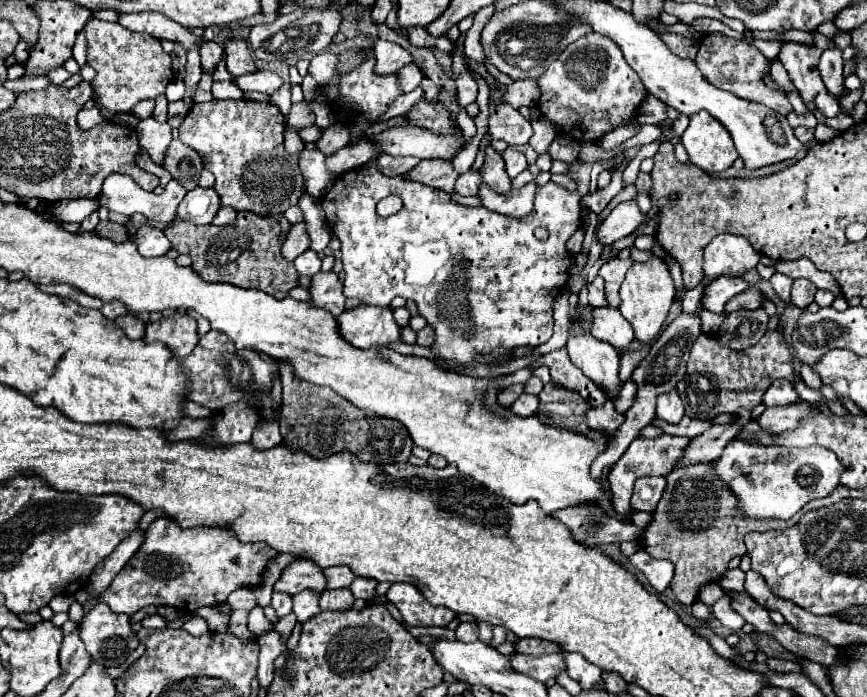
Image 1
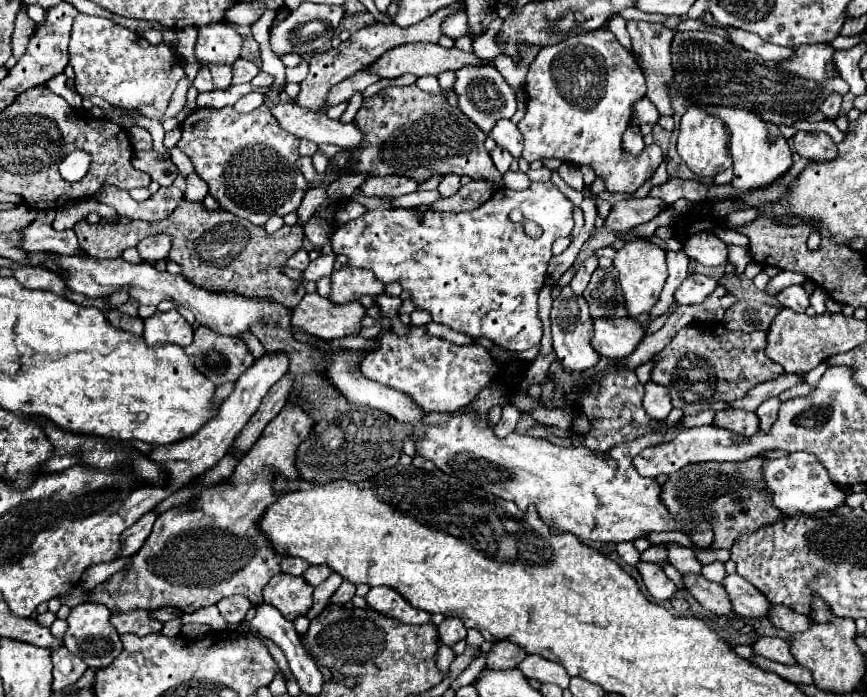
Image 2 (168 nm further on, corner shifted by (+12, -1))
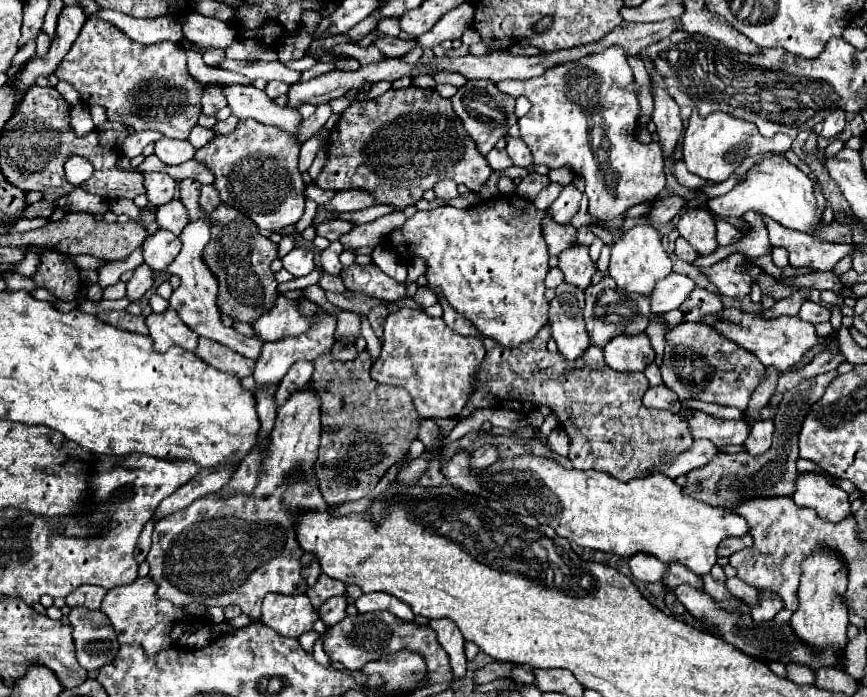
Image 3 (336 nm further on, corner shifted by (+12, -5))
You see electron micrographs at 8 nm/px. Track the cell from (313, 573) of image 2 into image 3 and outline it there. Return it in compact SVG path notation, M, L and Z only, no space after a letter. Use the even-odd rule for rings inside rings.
M311 561L307 567L301 569L301 575L303 575L303 579L307 581L307 585L313 585L313 583L317 581L317 577L321 575L321 567L319 567L319 563L317 563L317 561Z

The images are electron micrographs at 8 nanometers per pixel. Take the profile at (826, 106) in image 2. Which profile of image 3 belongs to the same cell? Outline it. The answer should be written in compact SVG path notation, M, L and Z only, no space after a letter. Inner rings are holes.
M835 111L835 113L831 113L827 119L825 119L825 123L823 123L823 131L821 131L821 135L825 137L825 139L837 139L839 135L841 135L841 131L845 129L845 113L843 111Z

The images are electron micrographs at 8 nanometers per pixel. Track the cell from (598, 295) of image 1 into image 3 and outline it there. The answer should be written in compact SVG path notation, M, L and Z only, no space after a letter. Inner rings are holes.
M575 243L573 247L559 253L559 265L557 267L563 271L565 283L575 285L579 289L587 289L593 273L597 271L589 259L589 247L581 245L581 243Z

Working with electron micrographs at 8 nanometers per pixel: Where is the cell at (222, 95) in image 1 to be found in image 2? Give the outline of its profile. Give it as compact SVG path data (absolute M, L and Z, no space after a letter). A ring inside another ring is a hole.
M209 65L213 75L213 85L217 89L227 89L231 85L231 67L227 65Z

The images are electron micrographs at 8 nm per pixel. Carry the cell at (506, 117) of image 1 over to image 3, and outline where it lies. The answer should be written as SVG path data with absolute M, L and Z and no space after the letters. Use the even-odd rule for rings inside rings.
M507 137L507 153L513 159L513 165L517 167L529 167L533 161L529 147L521 139L515 139L515 137Z

